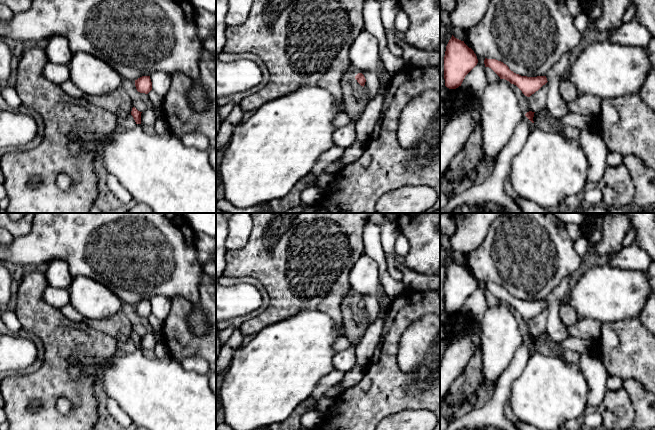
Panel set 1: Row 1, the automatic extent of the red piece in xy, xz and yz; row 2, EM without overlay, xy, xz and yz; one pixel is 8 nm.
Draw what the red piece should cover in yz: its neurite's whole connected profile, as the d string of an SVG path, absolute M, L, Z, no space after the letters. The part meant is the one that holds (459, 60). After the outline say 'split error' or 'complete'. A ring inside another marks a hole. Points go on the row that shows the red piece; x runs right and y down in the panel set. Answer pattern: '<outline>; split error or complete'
M452 35L444 56L445 86L449 89L456 89L461 86L465 76L477 63L478 59L474 51L464 41Z; complete

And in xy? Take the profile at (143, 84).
M142 76L135 80L135 86L138 92L148 94L152 90L150 76Z; complete

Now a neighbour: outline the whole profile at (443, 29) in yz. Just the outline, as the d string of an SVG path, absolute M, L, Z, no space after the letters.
M440 23L440 92L445 87L444 79L444 56L446 51L445 34L447 28Z

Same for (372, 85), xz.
M365 70L361 72L365 79L364 90L367 99L374 98L380 90L380 80L379 77L370 70Z

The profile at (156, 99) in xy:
M151 90L148 93L148 98L152 104L152 107L154 109L159 109L162 106L163 103L163 95L158 94L156 92L154 92L153 90Z

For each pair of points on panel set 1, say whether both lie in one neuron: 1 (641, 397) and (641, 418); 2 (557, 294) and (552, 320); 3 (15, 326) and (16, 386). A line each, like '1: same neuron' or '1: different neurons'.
1: same neuron
2: same neuron
3: different neurons

